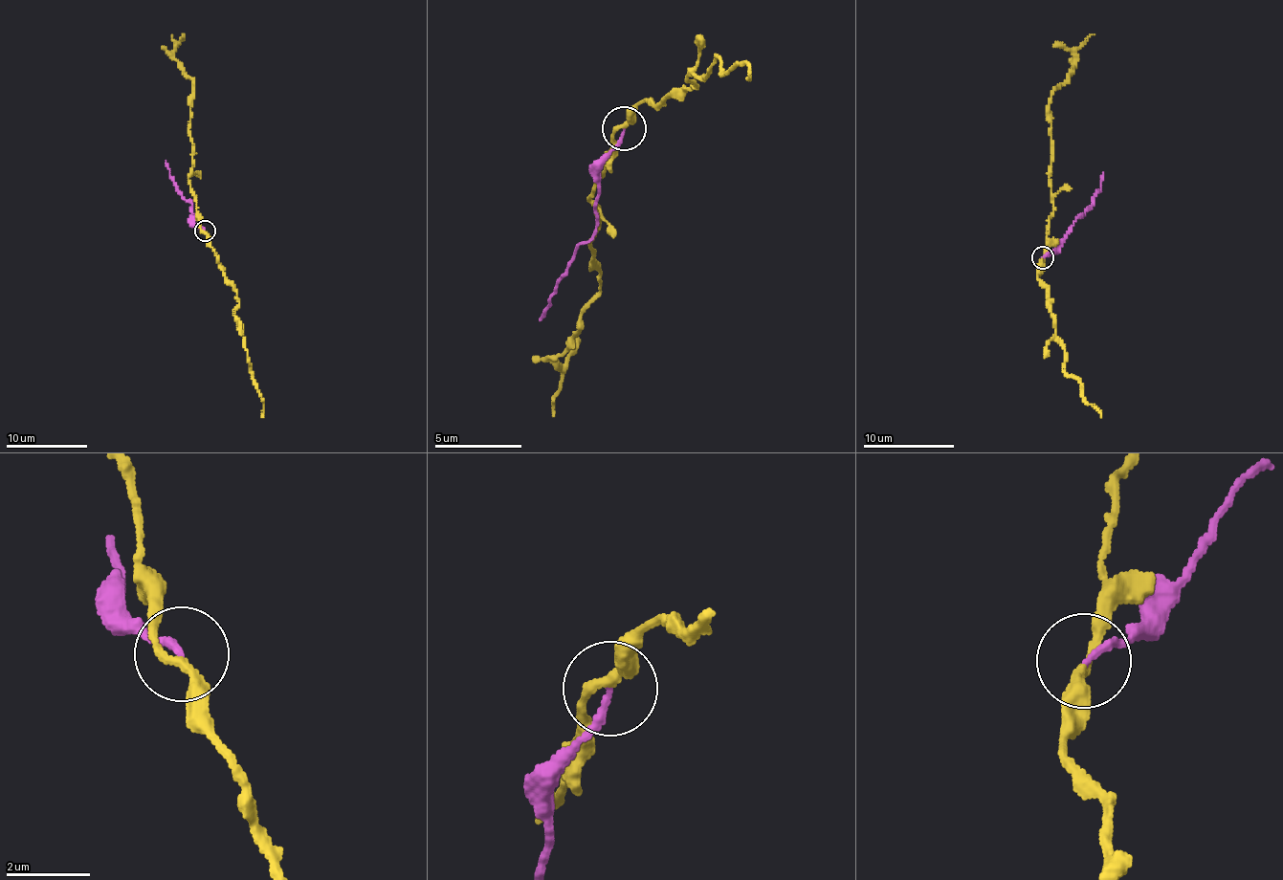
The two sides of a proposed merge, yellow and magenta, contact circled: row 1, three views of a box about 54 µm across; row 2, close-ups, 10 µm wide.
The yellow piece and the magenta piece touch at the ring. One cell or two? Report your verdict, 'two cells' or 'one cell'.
two cells

